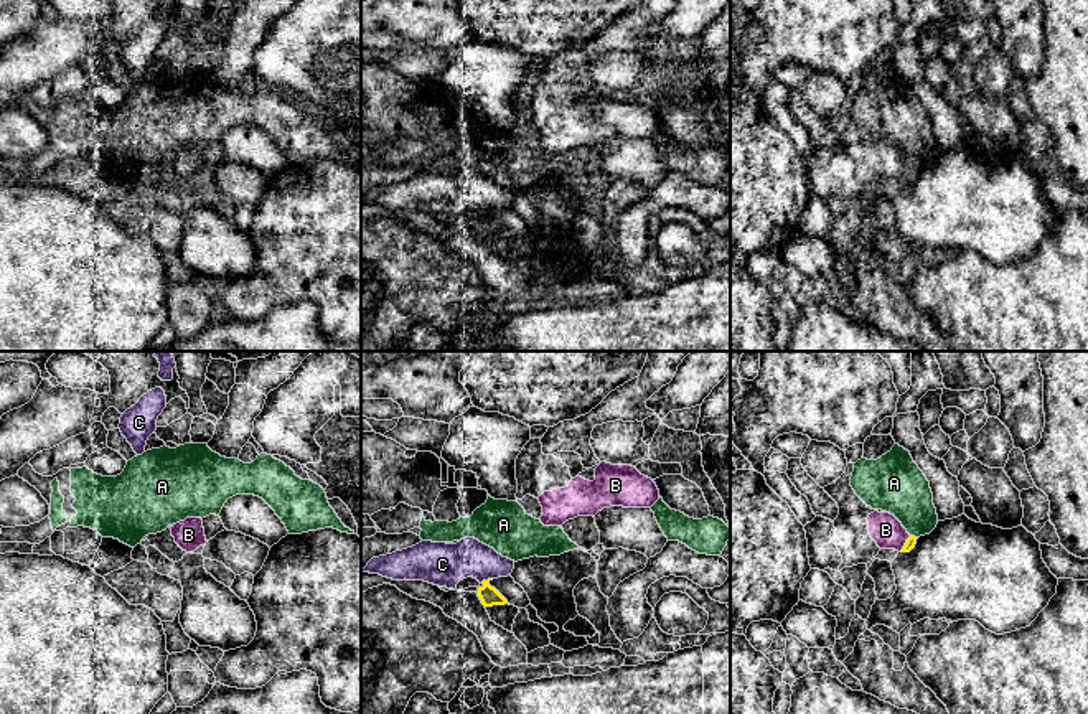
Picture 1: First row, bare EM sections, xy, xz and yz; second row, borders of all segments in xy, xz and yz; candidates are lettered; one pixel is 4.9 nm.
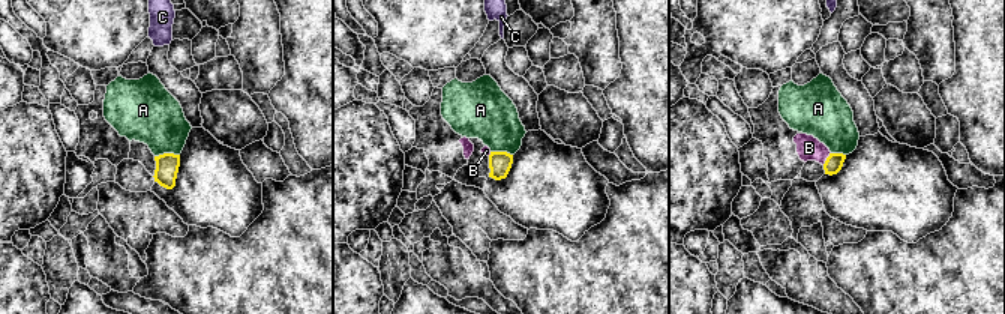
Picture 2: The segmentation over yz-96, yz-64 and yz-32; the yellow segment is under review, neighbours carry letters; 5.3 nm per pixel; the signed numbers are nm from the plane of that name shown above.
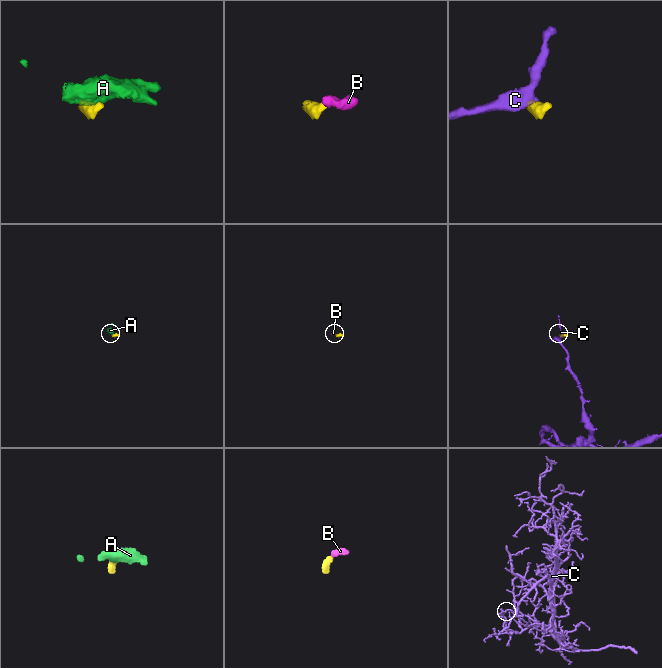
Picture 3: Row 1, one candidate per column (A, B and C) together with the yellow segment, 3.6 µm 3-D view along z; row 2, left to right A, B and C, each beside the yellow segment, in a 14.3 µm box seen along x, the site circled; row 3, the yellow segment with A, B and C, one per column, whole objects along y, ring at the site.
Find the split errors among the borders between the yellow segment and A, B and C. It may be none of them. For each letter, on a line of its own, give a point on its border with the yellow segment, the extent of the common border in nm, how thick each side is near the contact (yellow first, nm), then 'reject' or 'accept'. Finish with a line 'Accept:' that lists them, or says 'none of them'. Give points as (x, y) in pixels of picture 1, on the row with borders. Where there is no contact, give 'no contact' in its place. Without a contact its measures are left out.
A: yz (914, 536) | 40 nm | 50/260 nm | reject
B: yz (905, 544) | 100 nm | 50/160 nm | accept
C: xz (485, 581) | 70 nm | 90/220 nm | reject
Accept: B

